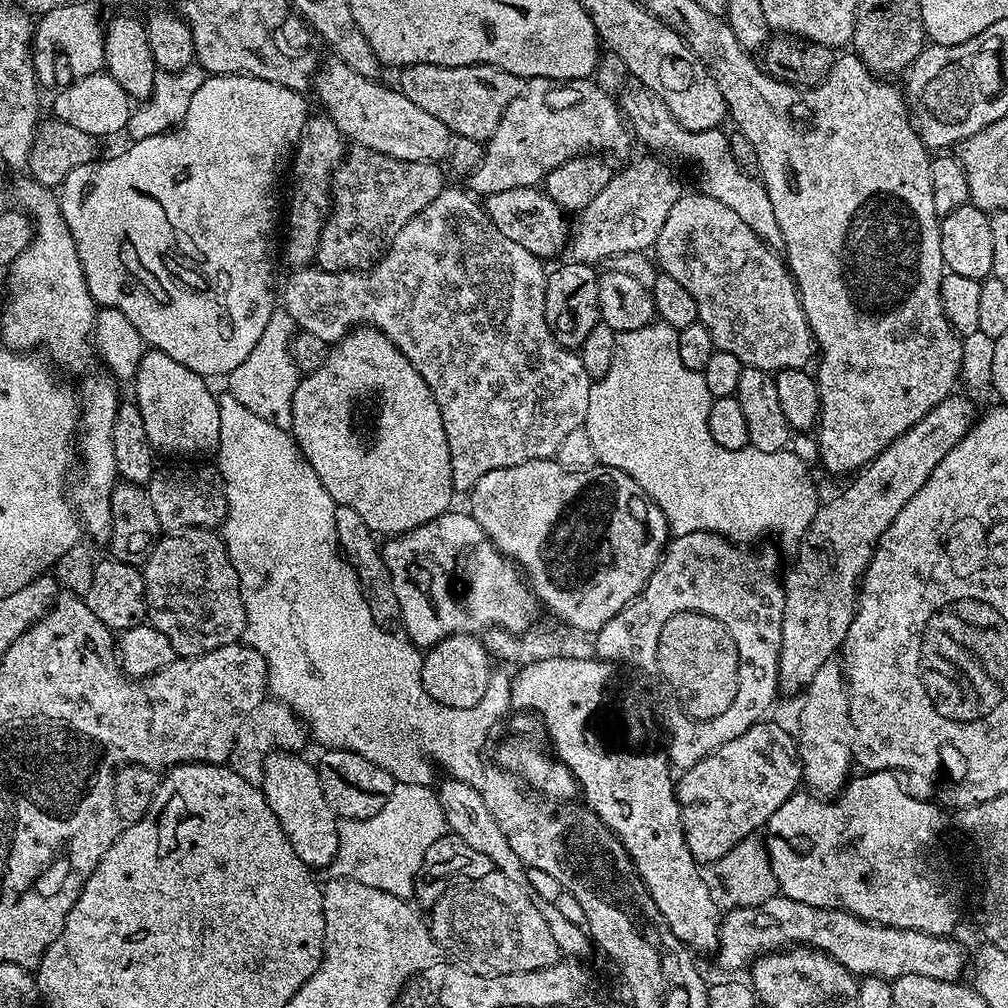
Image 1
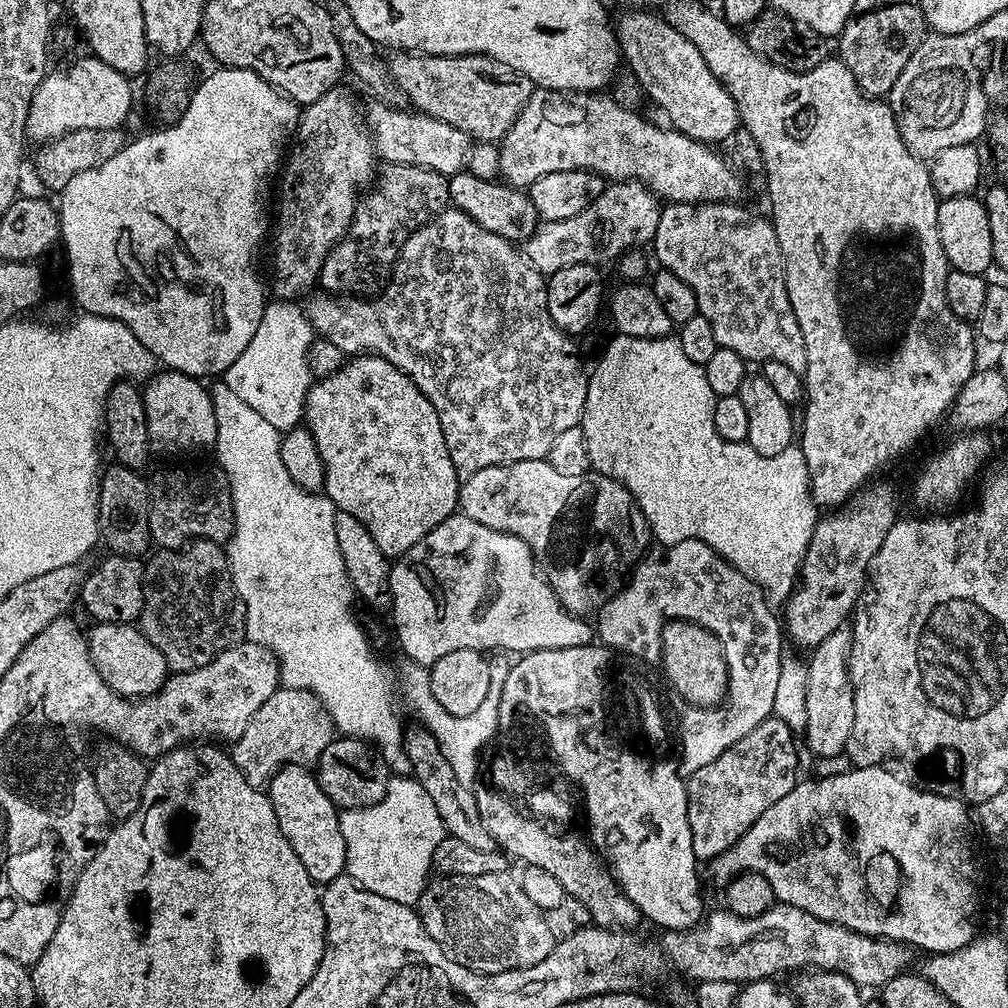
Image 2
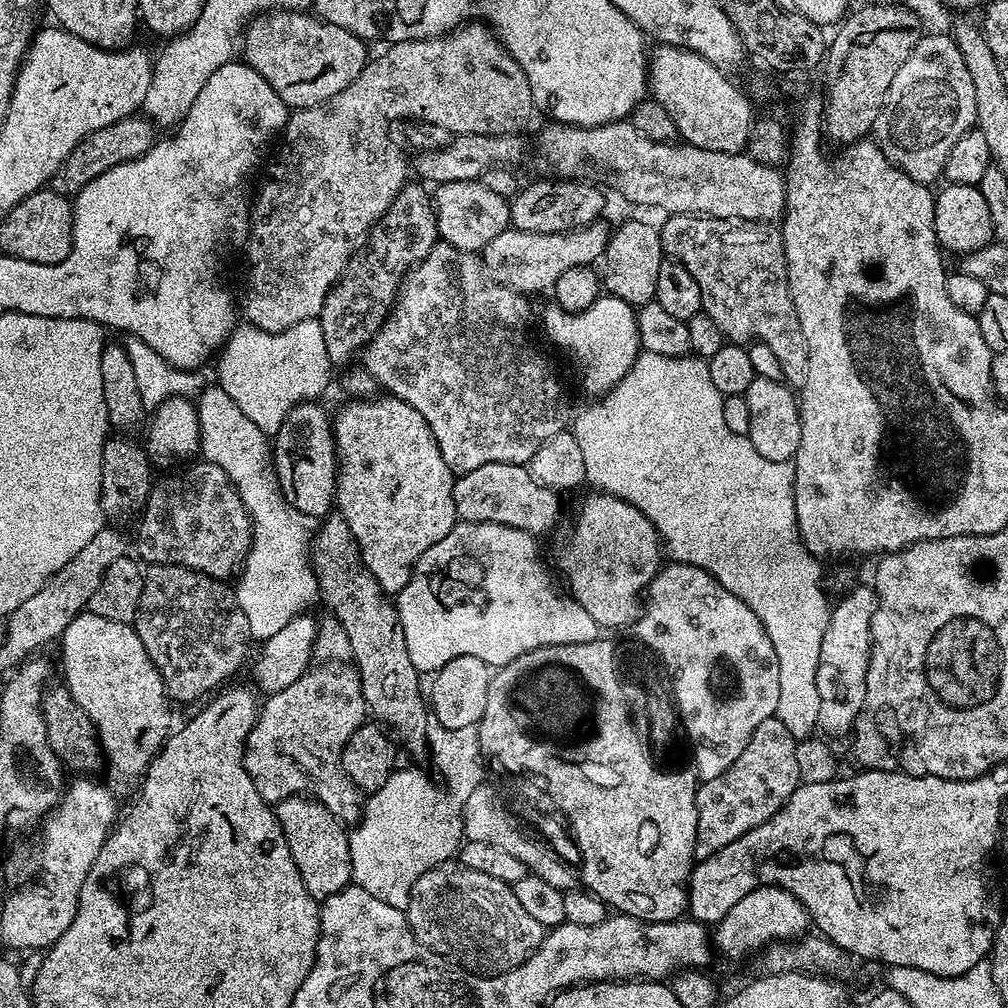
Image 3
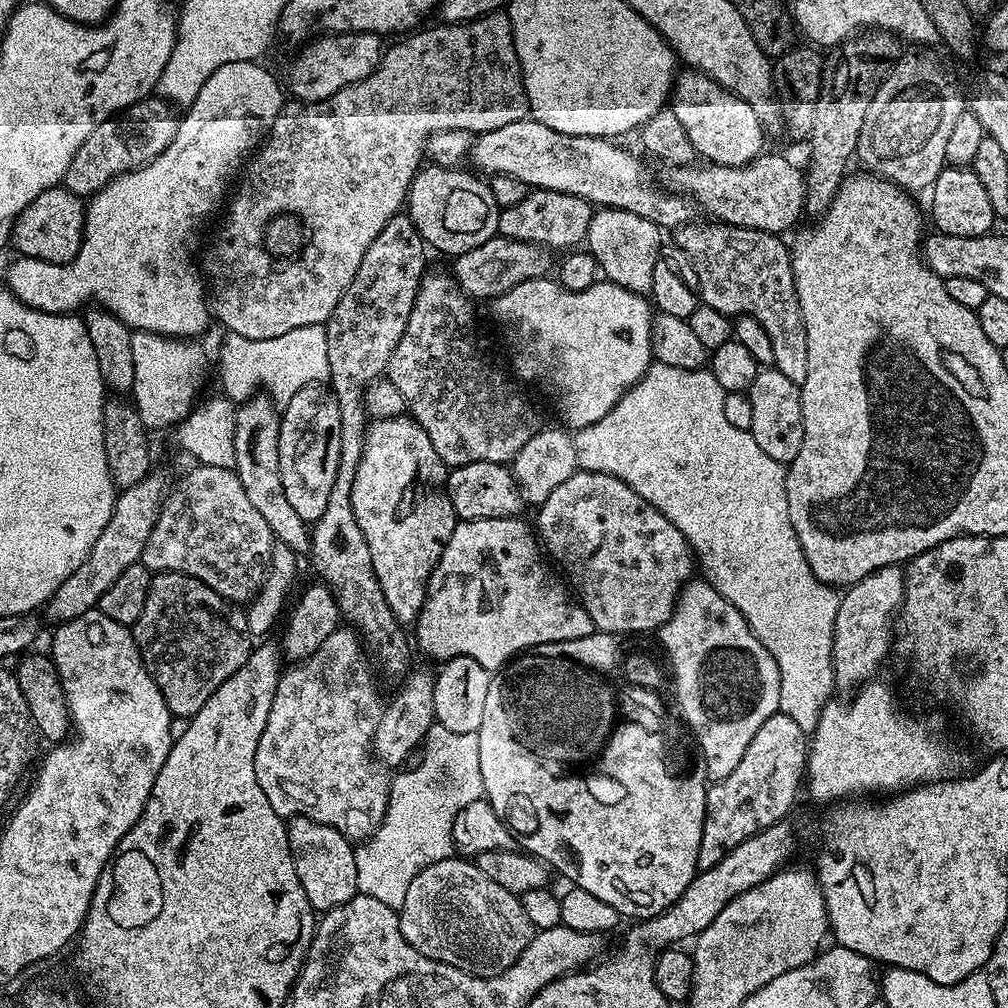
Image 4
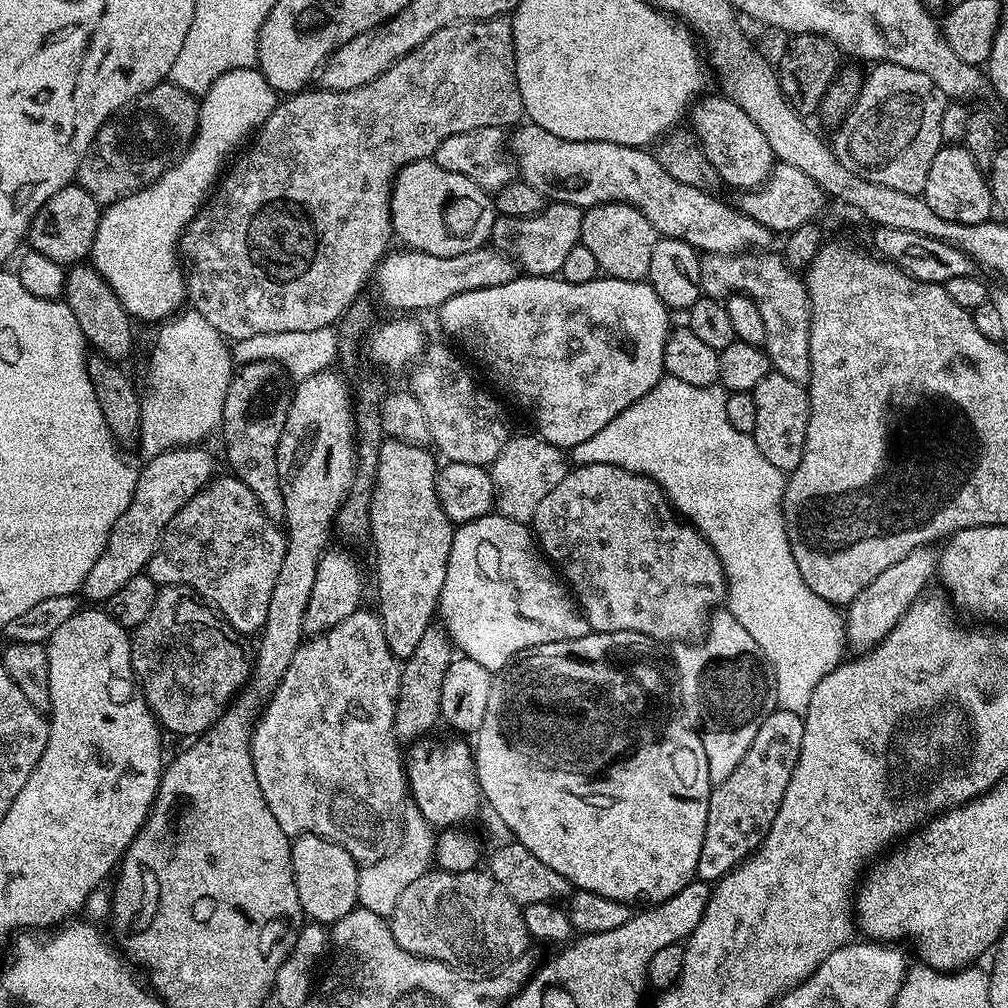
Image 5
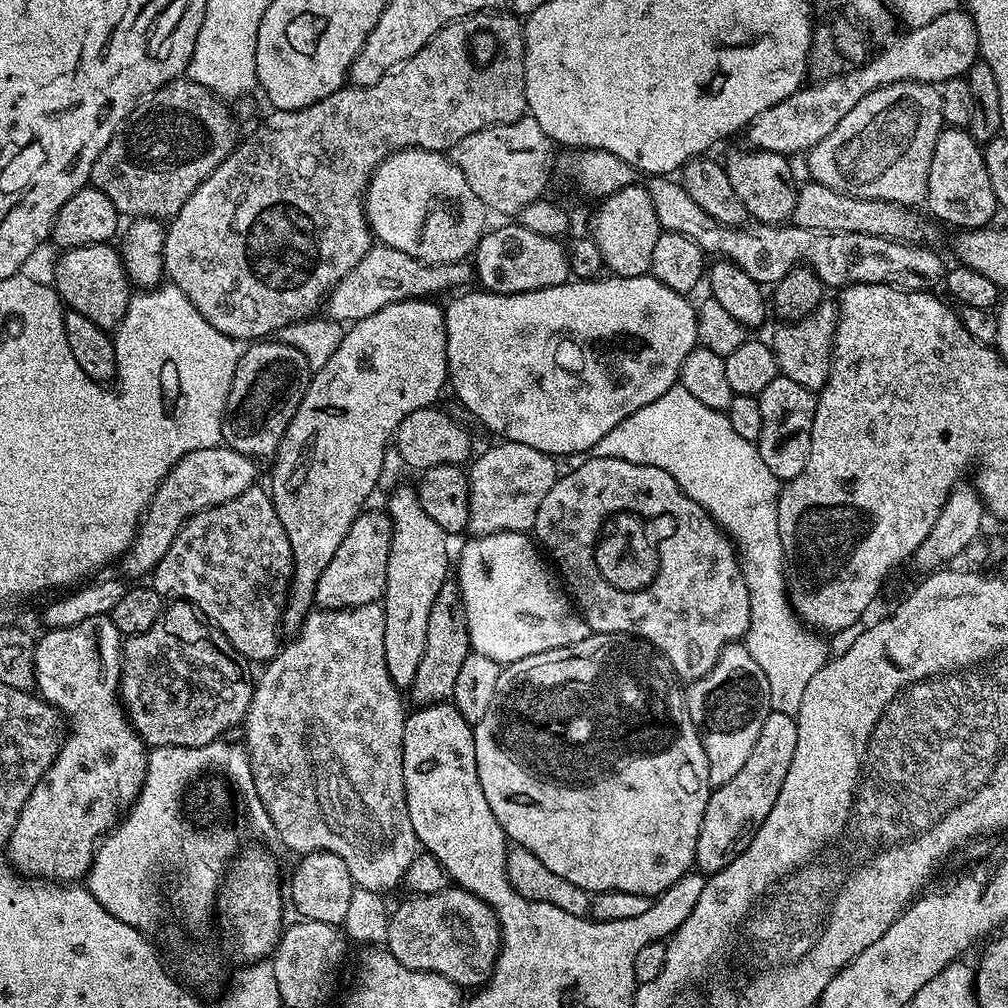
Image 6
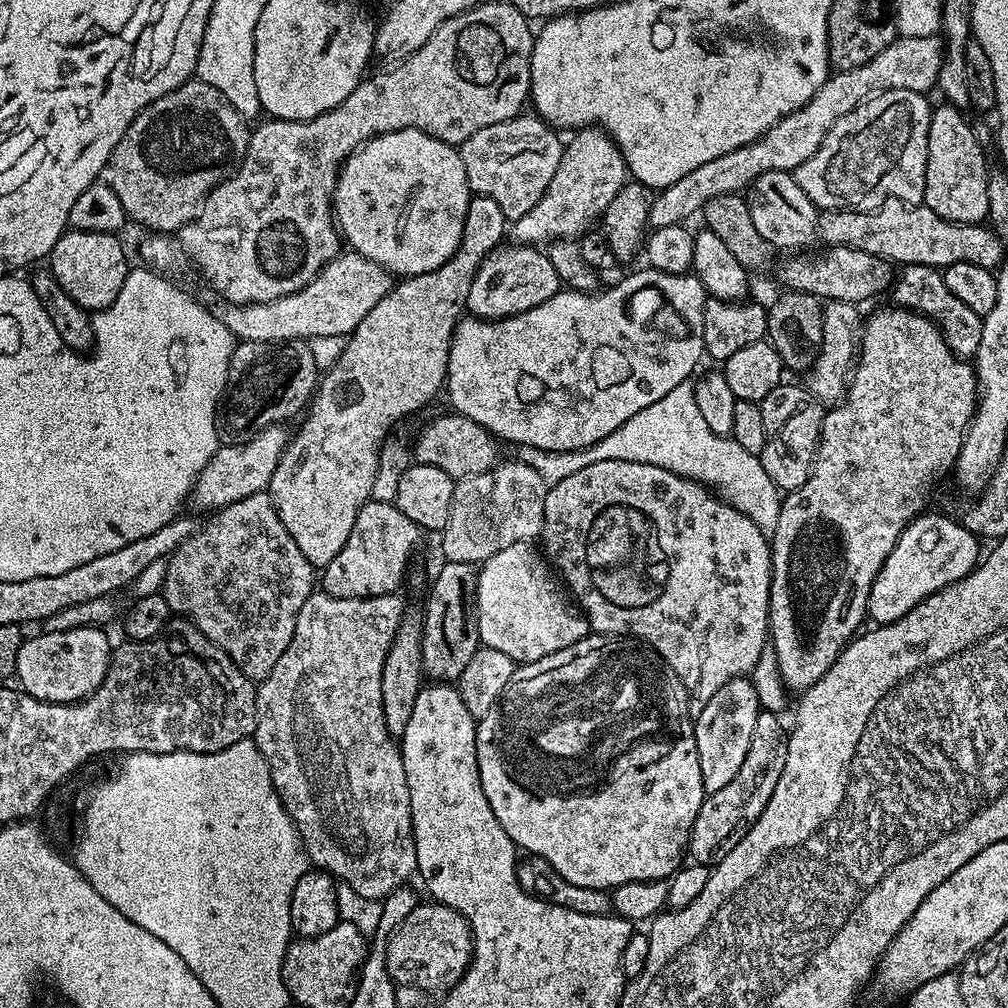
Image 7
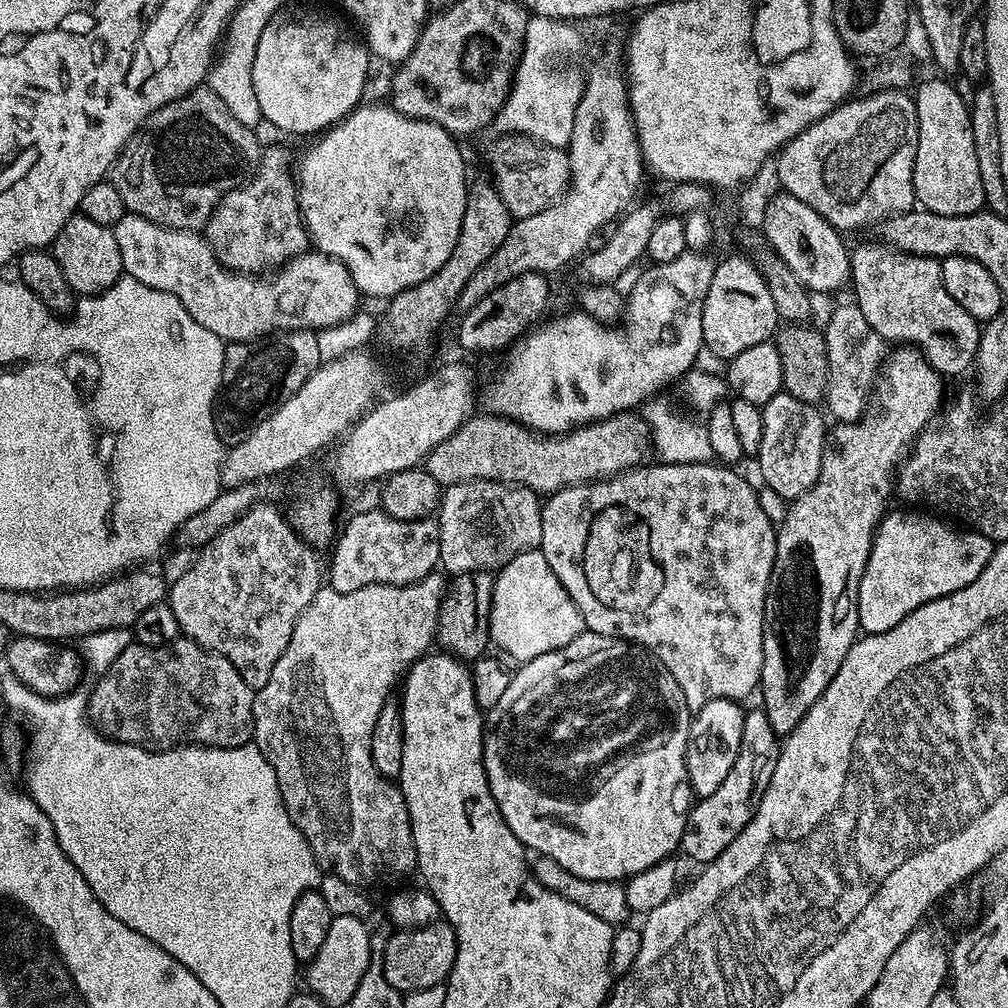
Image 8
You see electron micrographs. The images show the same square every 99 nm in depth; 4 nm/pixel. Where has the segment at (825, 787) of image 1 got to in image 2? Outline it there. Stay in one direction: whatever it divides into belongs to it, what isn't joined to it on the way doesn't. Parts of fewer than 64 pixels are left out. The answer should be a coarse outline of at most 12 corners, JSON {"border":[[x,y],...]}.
{"border":[[852,629],[807,657],[806,726],[816,756],[836,756],[854,730]]}

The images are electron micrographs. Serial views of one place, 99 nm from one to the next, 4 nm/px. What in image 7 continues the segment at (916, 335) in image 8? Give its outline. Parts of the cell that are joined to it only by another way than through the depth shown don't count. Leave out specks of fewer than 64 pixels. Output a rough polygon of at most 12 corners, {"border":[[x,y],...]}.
{"border":[[901,267],[893,305],[940,327],[953,356],[975,357],[983,319],[941,269]]}

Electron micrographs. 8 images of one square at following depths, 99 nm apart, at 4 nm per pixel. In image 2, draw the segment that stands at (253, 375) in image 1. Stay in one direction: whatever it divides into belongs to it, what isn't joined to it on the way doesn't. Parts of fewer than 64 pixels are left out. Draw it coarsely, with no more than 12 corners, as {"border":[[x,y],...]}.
{"border":[[294,302],[264,308],[264,414],[303,419],[304,364],[316,338]]}

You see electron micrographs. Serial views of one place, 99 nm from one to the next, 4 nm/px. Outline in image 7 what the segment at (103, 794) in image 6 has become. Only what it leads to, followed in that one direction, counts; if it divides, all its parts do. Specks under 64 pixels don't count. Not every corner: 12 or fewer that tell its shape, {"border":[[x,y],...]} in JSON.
{"border":[[103,627],[29,635],[15,679],[51,704],[100,688]]}

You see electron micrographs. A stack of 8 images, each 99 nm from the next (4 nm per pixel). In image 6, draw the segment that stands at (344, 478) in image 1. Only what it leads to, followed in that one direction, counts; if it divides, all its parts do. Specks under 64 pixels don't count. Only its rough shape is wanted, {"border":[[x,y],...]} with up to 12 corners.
{"border":[[415,487],[387,498],[386,670],[411,689],[449,533]]}

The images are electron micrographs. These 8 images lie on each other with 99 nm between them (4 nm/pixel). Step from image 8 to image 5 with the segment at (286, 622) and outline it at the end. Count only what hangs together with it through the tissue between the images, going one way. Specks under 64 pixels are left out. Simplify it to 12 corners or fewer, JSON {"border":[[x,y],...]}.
{"border":[[217,475],[174,514],[146,574],[259,633],[286,532]]}

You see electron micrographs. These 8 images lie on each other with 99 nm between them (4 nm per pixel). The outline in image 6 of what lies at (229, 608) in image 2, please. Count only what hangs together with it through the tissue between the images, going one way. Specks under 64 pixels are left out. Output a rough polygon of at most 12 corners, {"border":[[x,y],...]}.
{"border":[[191,604],[123,641],[120,703],[149,749],[243,725],[253,677]]}

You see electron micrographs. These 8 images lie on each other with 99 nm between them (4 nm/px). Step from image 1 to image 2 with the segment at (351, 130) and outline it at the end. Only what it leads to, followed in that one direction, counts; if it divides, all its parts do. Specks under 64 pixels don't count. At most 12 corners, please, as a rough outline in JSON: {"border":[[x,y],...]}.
{"border":[[370,104],[381,161],[465,171],[470,137],[423,112]]}

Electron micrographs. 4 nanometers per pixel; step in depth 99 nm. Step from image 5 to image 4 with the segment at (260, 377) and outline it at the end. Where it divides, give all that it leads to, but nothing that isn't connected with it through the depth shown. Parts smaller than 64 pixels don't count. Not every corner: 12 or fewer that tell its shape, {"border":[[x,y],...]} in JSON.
{"border":[[265,395],[236,410],[236,477],[273,537],[309,553],[286,502],[280,412]]}

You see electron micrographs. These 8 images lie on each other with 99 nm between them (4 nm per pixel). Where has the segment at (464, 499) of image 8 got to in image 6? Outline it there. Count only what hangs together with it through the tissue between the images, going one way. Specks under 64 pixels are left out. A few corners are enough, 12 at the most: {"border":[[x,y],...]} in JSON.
{"border":[[496,442],[467,469],[467,531],[531,533],[557,461]]}

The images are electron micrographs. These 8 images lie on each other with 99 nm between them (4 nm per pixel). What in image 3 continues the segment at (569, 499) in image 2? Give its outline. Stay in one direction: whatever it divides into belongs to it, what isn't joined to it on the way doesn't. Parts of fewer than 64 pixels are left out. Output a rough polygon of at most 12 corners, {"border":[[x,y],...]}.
{"border":[[522,464],[457,475],[456,515],[543,537],[555,491]]}

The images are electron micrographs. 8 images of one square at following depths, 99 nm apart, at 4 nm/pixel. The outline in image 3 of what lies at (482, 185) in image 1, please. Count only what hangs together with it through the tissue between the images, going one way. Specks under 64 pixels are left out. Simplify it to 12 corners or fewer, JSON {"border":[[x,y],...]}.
{"border":[[548,122],[560,178],[605,176],[664,214],[776,222],[780,168],[646,138]]}

